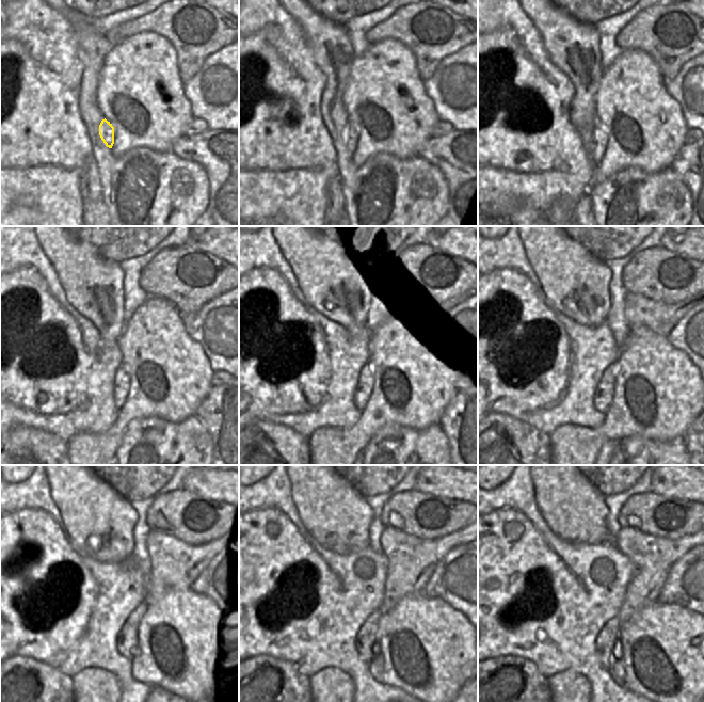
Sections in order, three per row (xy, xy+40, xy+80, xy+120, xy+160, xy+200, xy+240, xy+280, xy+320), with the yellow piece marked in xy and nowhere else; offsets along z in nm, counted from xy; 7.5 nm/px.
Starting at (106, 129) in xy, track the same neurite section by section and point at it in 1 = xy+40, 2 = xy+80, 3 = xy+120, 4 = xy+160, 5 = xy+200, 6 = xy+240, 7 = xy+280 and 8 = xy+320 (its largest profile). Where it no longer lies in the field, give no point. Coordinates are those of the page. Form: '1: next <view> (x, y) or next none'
1: next xy+40 (350, 132)
2: next xy+80 (598, 136)
3: next xy+120 (122, 381)
4: next xy+160 (364, 388)
5: next xy+200 (604, 394)
6: next xy+240 (127, 639)
7: next xy+280 (366, 644)
8: next xy+320 (606, 642)

